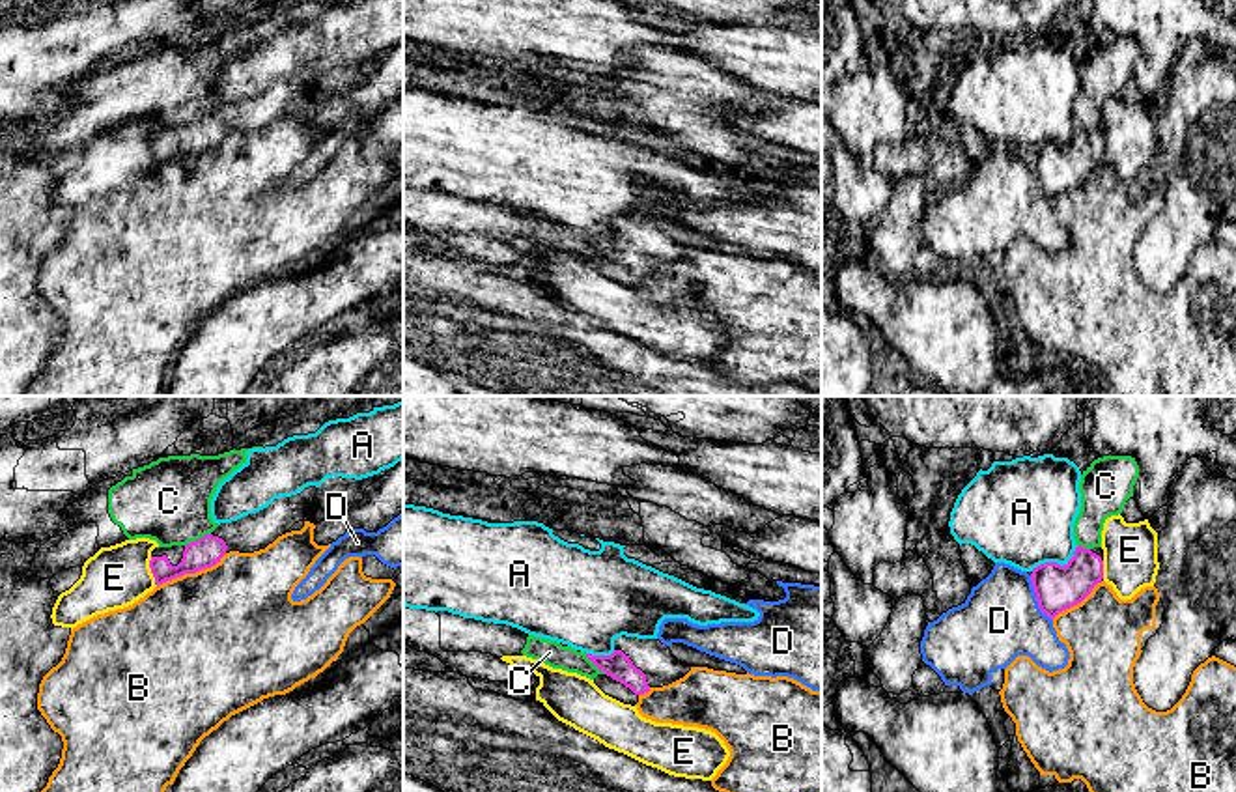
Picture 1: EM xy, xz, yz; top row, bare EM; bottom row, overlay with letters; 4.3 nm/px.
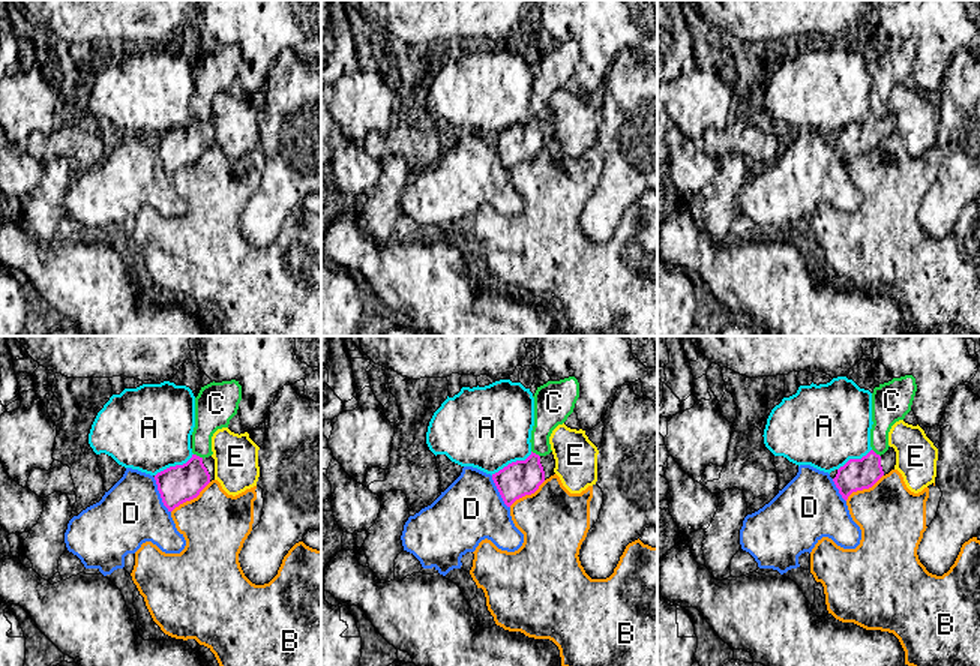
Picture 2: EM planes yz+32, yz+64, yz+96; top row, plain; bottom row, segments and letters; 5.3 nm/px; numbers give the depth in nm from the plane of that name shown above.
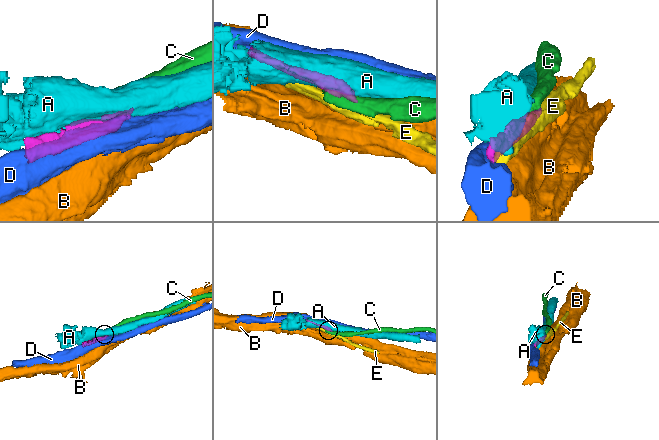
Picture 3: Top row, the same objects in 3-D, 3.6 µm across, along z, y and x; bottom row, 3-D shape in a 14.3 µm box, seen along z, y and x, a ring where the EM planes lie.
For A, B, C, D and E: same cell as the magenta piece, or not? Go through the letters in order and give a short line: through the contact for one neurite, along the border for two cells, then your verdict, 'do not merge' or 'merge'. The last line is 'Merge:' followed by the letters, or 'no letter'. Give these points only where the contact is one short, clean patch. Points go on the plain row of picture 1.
A: do not merge
B: do not merge
C: line xy (210, 114), (185, 127); do not merge
D: do not merge
E: do not merge
Merge: no letter

